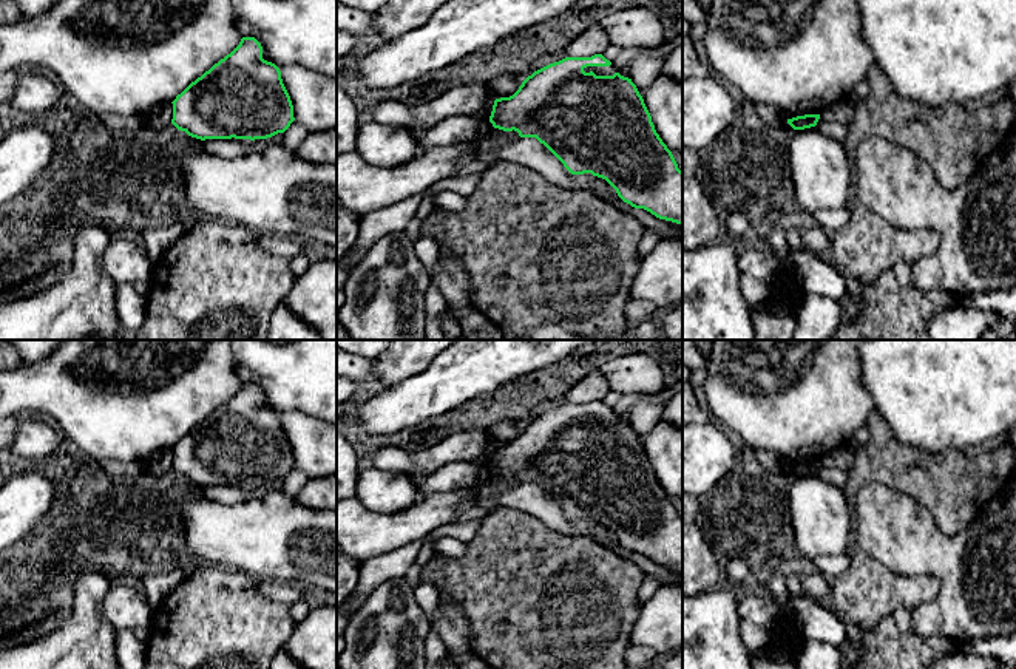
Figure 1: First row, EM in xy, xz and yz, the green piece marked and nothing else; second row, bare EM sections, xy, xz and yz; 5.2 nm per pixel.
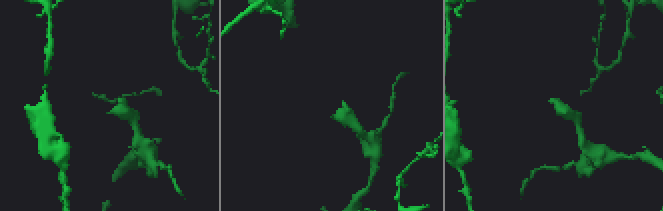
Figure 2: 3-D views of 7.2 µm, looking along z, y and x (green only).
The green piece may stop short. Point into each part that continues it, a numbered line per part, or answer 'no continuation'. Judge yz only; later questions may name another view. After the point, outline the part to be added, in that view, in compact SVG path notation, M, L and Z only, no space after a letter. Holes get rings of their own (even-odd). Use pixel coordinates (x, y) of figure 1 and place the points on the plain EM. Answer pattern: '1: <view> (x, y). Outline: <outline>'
no continuation

